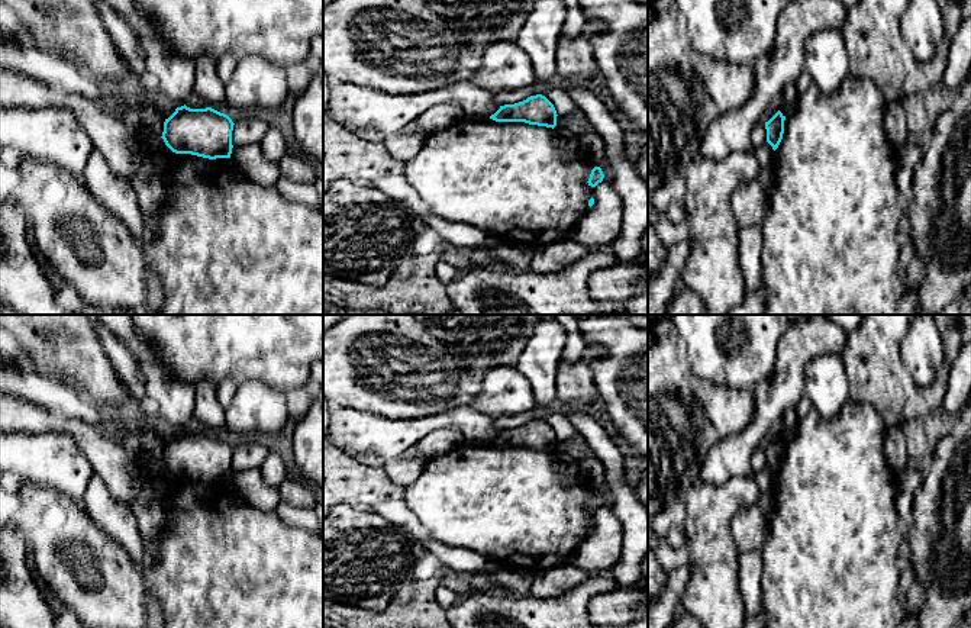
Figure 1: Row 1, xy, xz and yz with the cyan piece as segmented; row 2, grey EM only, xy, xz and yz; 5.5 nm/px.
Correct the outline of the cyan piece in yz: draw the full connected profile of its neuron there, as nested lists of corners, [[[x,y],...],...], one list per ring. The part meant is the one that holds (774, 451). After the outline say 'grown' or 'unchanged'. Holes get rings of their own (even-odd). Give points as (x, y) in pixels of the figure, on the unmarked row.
[[[778,435],[768,447],[765,447],[767,467],[775,476],[783,464],[785,441]]] | unchanged

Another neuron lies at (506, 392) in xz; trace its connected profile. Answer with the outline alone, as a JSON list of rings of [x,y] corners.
[[[503,365],[487,371],[481,394],[470,408],[494,419],[520,415],[538,405],[530,381],[516,365]]]

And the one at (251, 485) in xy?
[[[251,468],[241,473],[232,473],[233,483],[245,500],[262,512],[274,512],[281,502],[277,486],[264,482],[259,468]]]

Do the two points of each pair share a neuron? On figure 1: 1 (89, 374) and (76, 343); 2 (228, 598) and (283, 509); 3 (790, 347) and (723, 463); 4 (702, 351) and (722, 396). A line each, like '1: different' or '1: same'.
1: same
2: different
3: same
4: different

